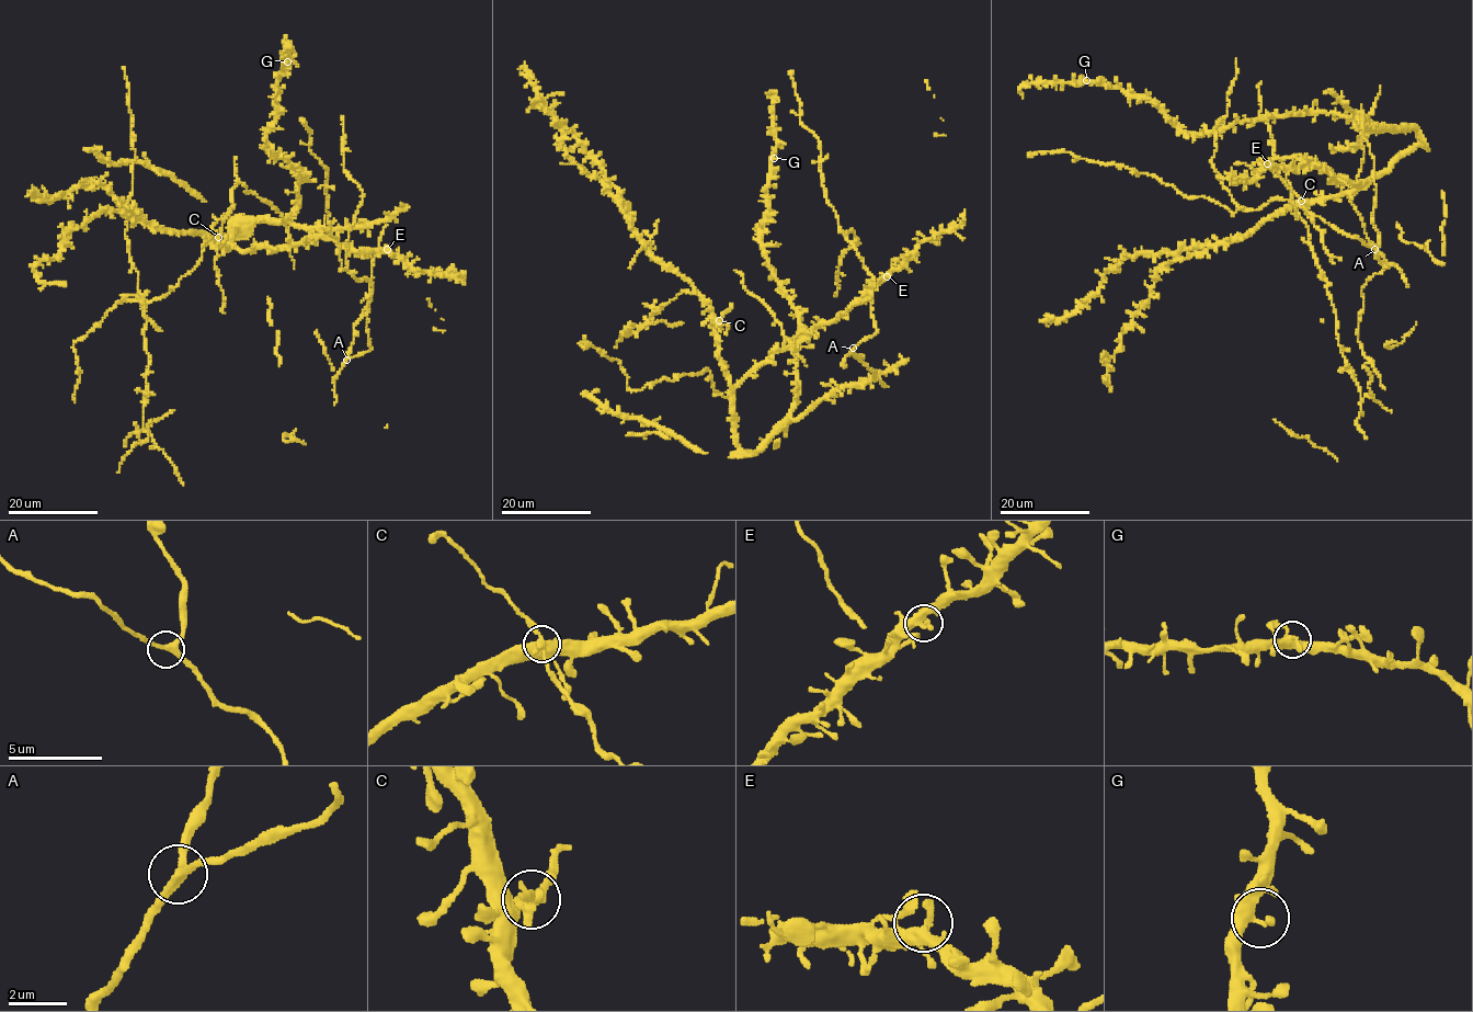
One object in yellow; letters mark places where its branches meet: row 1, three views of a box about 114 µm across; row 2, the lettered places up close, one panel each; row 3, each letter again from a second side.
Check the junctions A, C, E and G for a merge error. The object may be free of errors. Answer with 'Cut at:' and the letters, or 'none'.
Cut at: none

